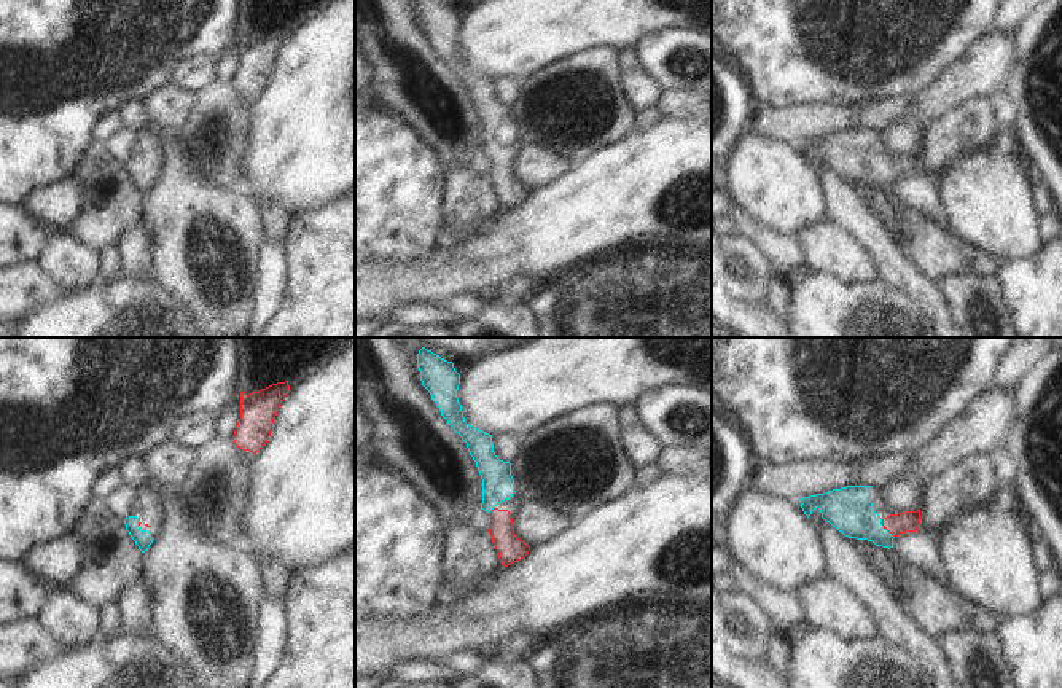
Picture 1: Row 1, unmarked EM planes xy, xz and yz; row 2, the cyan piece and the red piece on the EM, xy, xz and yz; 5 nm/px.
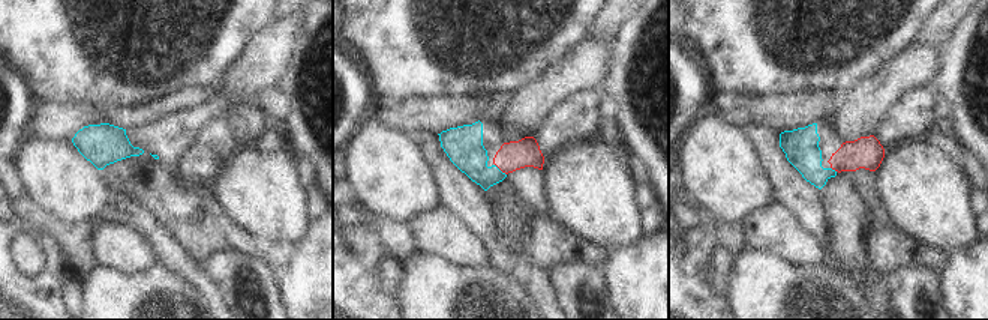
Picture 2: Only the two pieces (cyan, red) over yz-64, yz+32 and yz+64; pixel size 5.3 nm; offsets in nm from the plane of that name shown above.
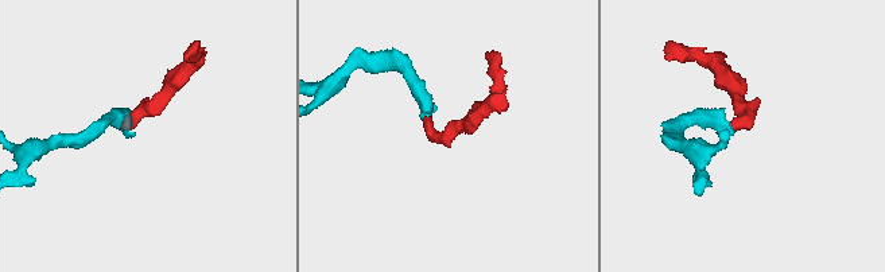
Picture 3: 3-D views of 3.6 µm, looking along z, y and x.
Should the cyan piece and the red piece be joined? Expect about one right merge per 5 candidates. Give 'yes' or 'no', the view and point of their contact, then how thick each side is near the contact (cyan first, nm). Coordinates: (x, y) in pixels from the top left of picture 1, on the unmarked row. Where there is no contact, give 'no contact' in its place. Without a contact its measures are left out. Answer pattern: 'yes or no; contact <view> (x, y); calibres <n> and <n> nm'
yes; contact yz (886, 172); calibres 220 and 110 nm

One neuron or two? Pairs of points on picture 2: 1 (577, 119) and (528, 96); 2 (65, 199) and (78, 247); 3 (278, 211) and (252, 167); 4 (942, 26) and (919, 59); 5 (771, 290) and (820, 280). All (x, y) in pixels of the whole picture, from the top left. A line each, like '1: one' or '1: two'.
1: two
2: two
3: one
4: two
5: one

